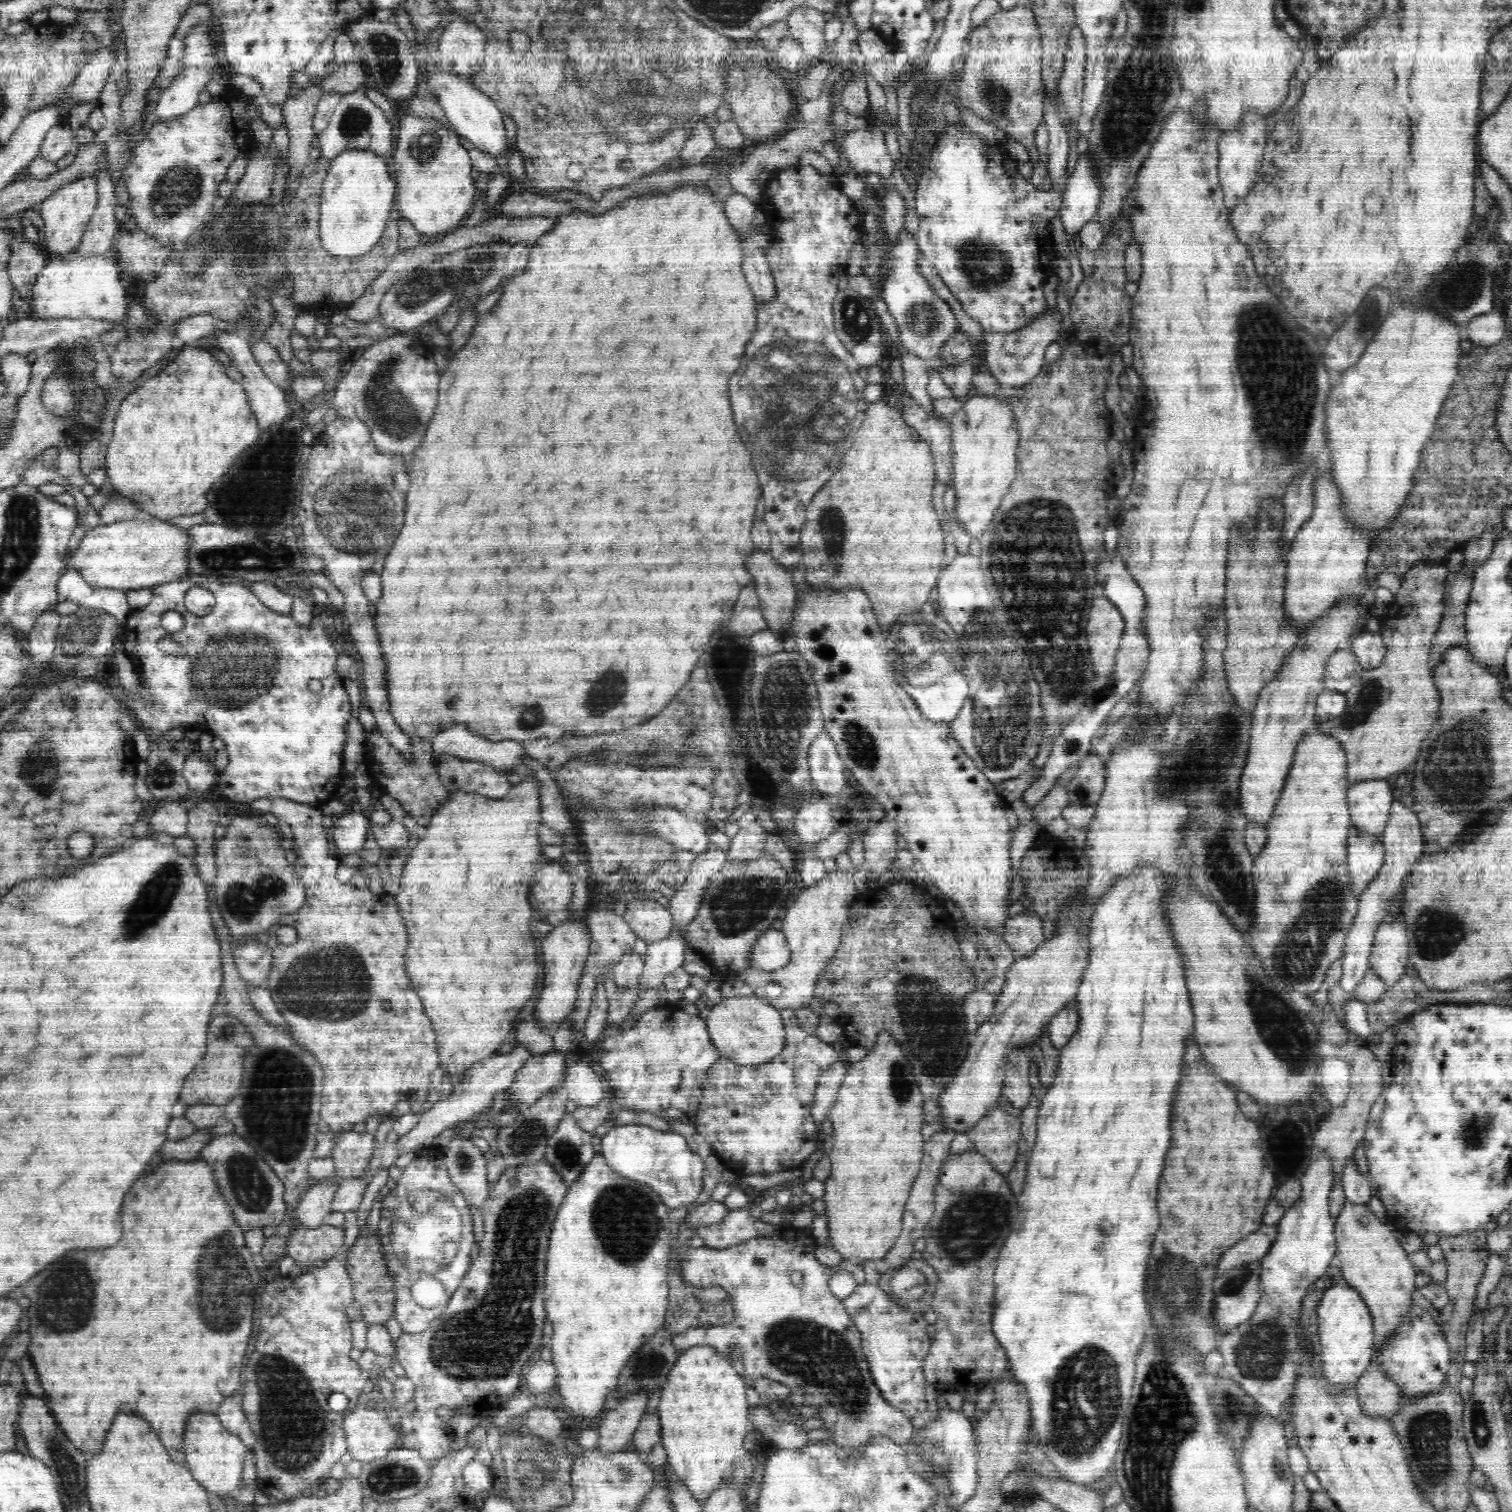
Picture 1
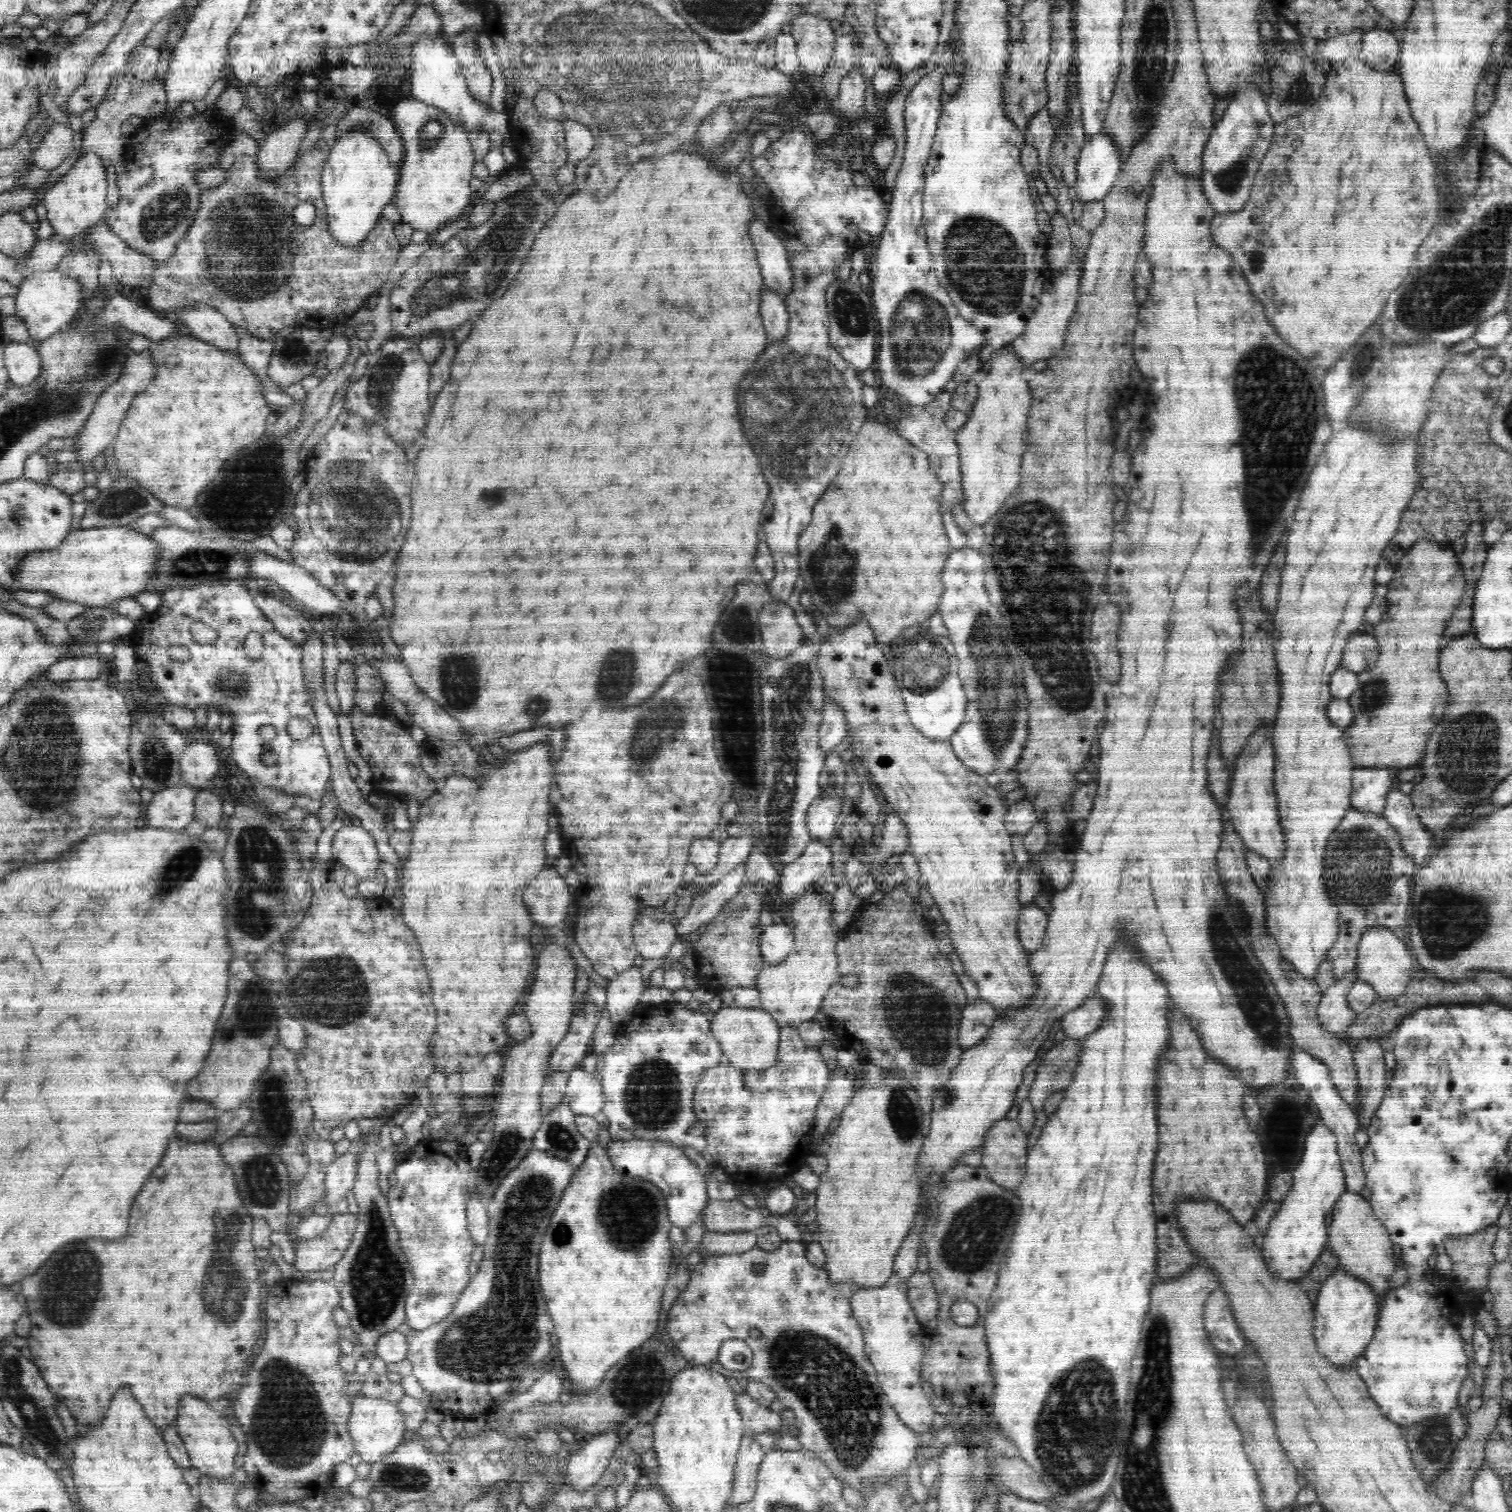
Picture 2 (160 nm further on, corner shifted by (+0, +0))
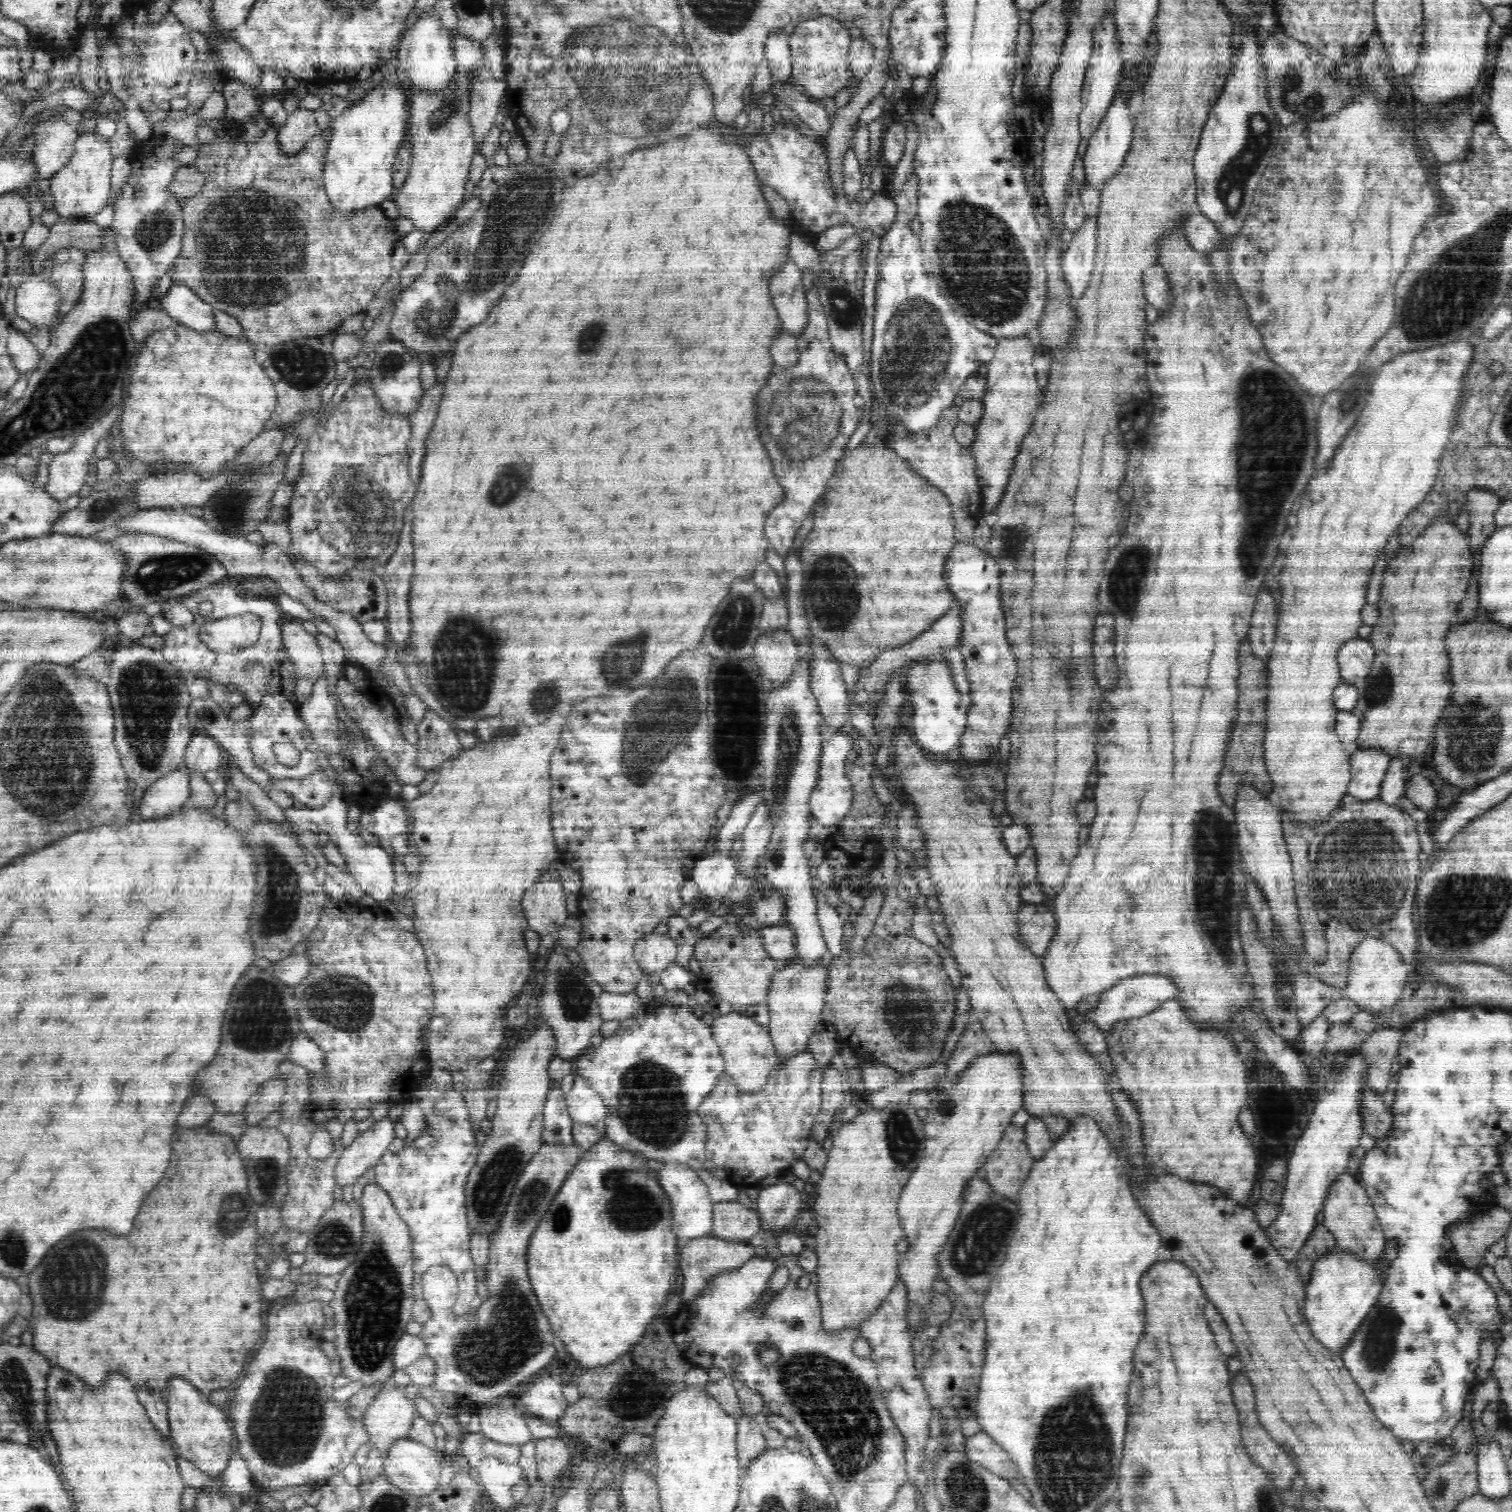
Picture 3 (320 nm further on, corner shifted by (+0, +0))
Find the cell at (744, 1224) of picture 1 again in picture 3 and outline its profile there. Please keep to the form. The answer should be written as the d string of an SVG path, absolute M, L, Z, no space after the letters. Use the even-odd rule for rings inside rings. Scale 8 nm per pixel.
M712 1235L702 1236L682 1241L679 1251L679 1268L682 1271L681 1304L686 1307L696 1295L705 1287L705 1284L722 1270L736 1270L748 1259L755 1256L754 1247L749 1241L722 1239Z

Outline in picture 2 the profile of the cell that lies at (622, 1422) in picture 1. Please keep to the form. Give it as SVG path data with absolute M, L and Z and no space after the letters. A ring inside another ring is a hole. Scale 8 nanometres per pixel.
M616 1422L614 1428L585 1441L583 1448L569 1458L567 1469L562 1474L562 1483L569 1484L576 1492L583 1492L598 1482L620 1443L619 1426Z

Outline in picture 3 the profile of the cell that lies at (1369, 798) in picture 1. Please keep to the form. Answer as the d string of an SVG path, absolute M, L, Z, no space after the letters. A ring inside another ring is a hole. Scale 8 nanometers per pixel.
M1355 747L1350 759L1352 780L1347 790L1348 800L1378 800L1391 757L1383 750Z

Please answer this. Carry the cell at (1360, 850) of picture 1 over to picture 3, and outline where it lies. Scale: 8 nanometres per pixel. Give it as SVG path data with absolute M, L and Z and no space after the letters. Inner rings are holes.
M1378 798L1378 800L1372 800L1368 802L1358 800L1345 800L1341 808L1338 808L1332 817L1320 826L1313 835L1309 837L1309 851L1308 851L1308 866L1310 870L1304 878L1304 882L1308 882L1309 897L1314 902L1314 910L1318 915L1318 921L1324 928L1324 934L1327 942L1327 957L1321 963L1305 964L1304 969L1308 969L1308 973L1312 973L1313 978L1318 978L1322 982L1329 984L1332 988L1344 990L1347 985L1347 976L1349 973L1349 958L1352 956L1353 950L1356 950L1356 946L1362 942L1363 937L1366 935L1378 936L1384 939L1388 939L1390 943L1398 951L1400 951L1400 957L1405 962L1417 966L1420 960L1418 953L1418 937L1416 927L1414 927L1413 914L1414 914L1414 898L1416 898L1416 886L1418 886L1418 878L1421 874L1422 864L1418 860L1418 854L1422 852L1422 846L1420 845L1420 838L1418 837L1418 830L1416 829L1416 820L1406 813L1404 809L1396 807L1396 805L1388 805Z

